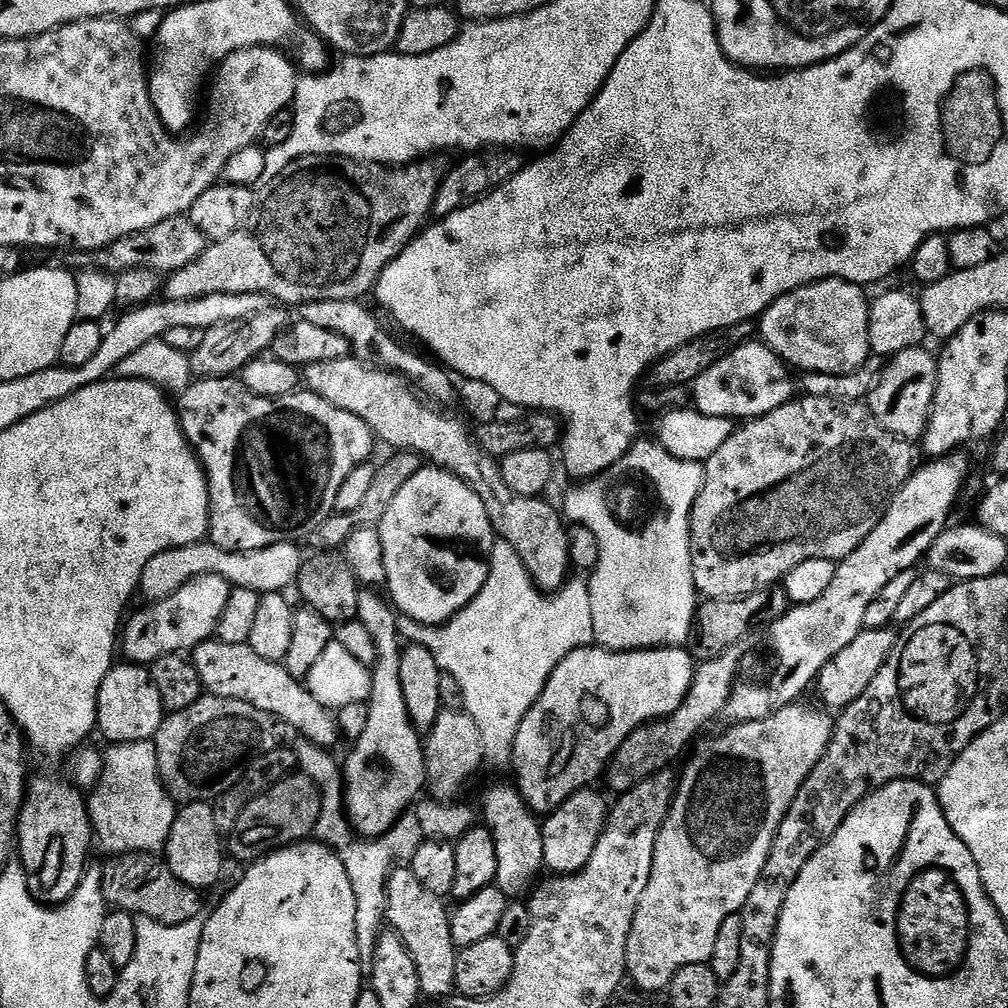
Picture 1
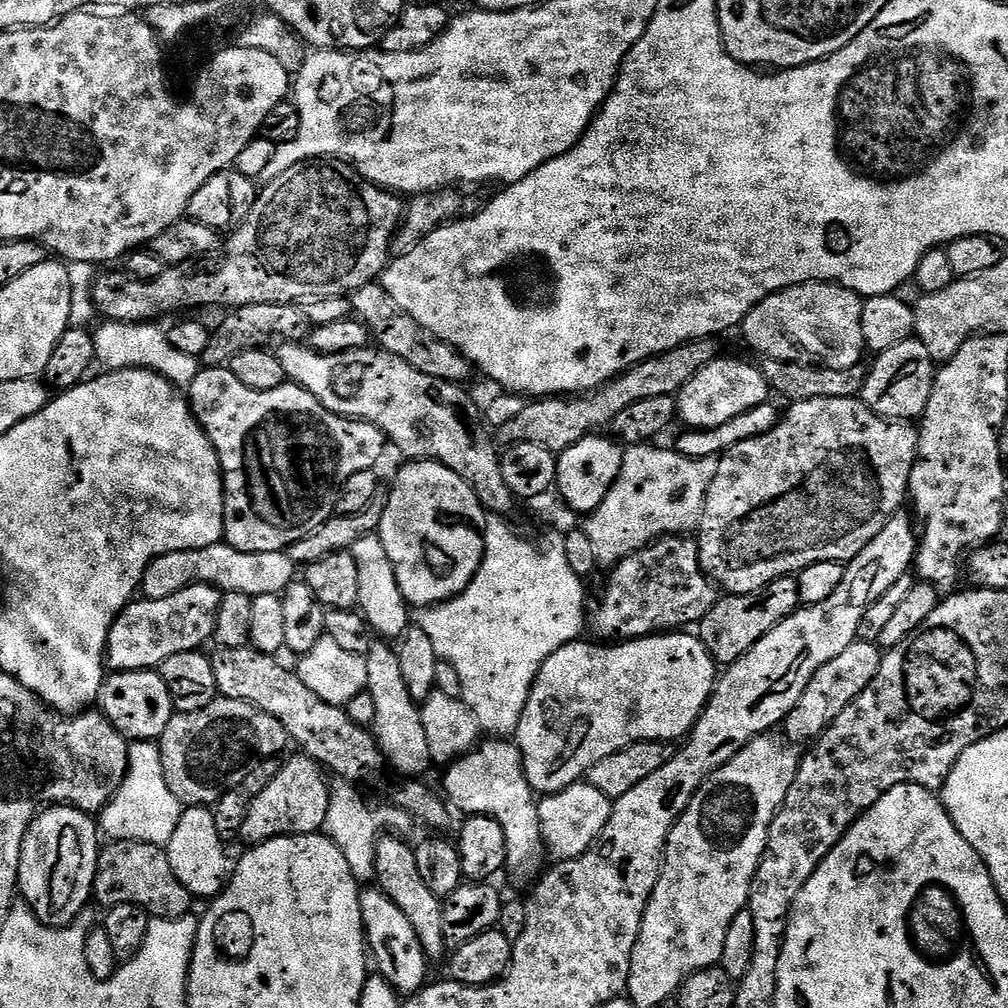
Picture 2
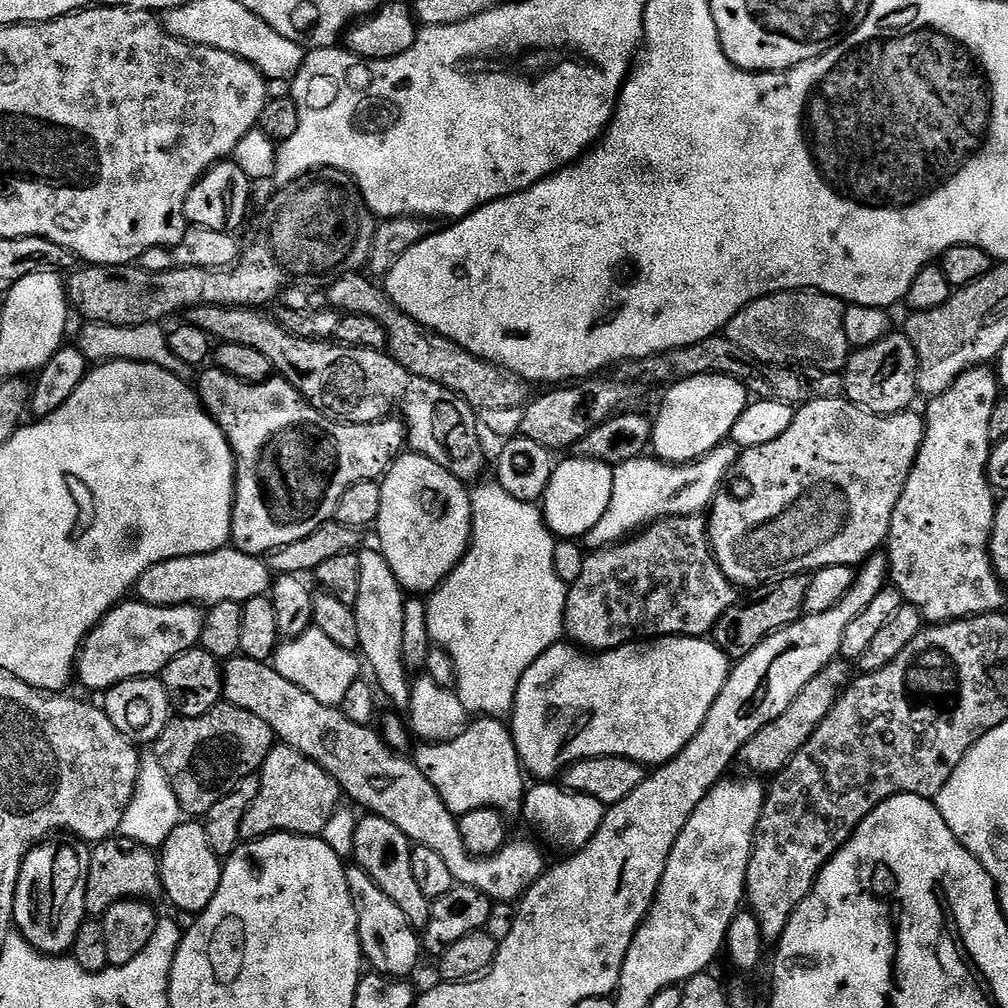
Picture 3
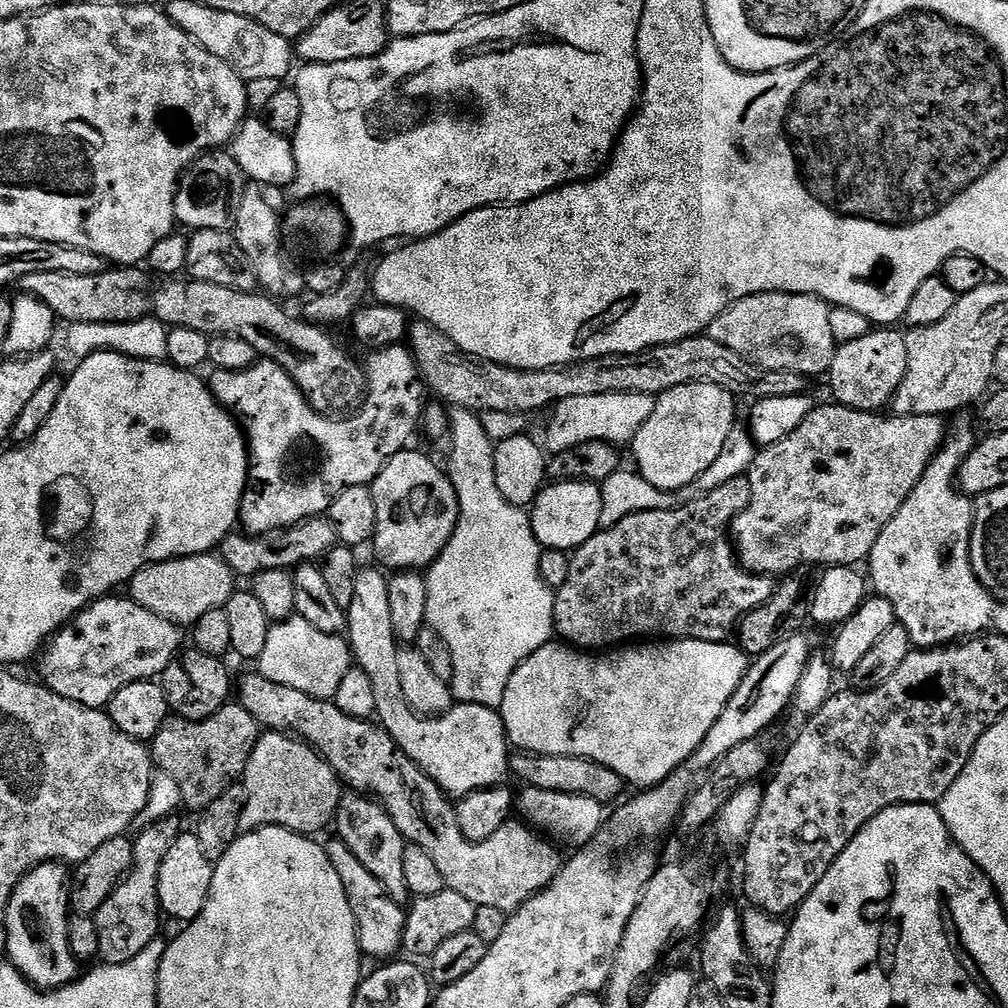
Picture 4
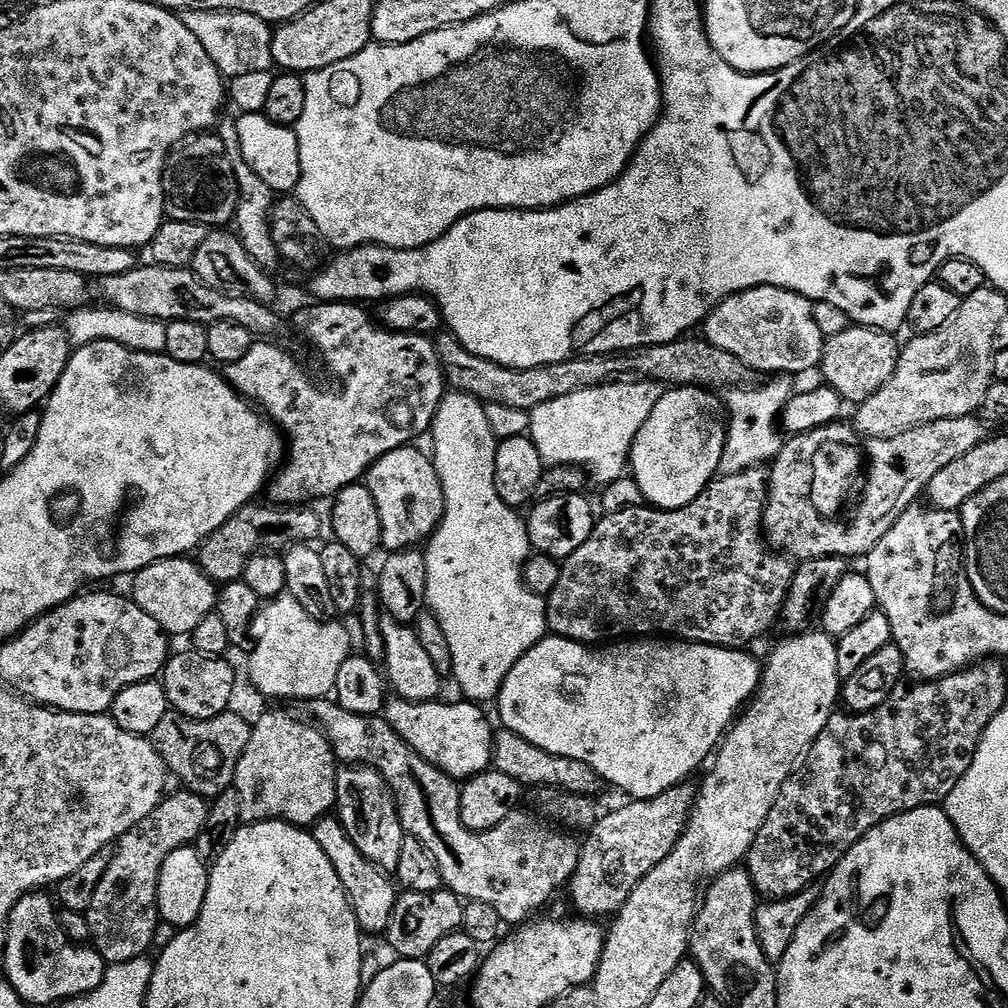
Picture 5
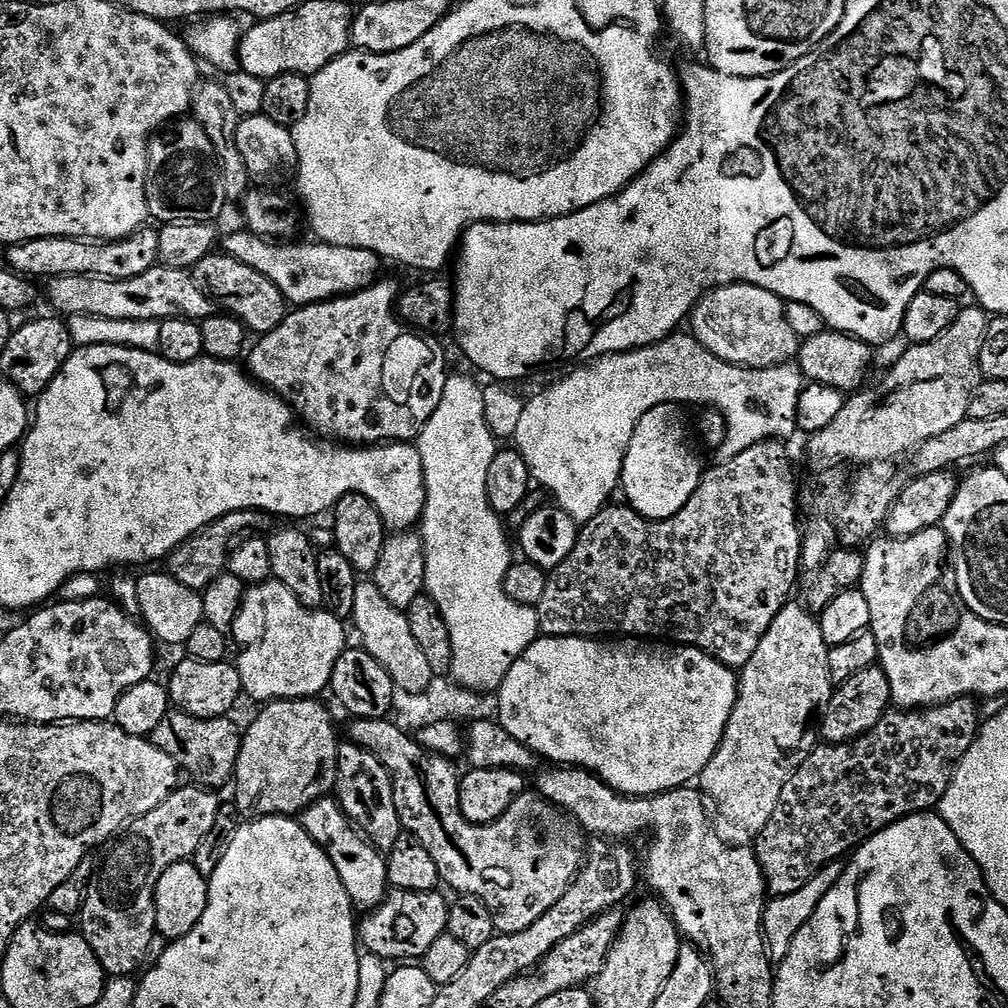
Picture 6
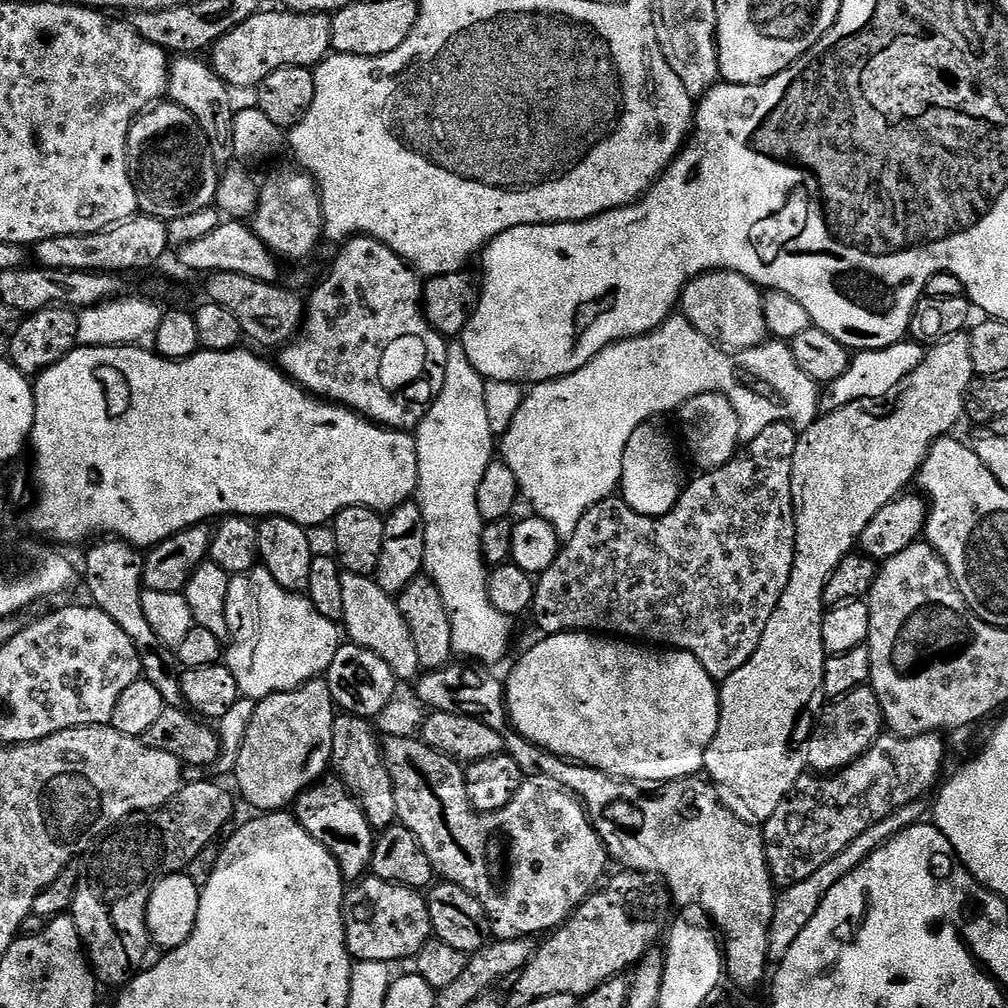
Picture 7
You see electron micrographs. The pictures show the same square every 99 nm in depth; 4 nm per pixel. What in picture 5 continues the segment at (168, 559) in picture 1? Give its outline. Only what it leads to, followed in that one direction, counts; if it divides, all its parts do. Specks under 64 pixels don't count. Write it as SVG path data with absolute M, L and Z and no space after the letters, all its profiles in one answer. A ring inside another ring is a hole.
M188 558L159 560L135 573L131 581L131 599L135 600L142 610L146 610L146 614L150 614L150 618L154 618L154 622L158 622L164 633L172 638L187 637L196 629L198 622L202 622L204 616L213 615L216 607L217 585L190 561Z

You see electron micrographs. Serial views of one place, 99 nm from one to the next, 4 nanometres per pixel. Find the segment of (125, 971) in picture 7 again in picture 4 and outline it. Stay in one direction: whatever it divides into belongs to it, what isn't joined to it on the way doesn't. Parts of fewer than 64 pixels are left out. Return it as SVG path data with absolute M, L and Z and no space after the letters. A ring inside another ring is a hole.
M173 814L166 820L153 820L140 832L140 837L135 837L132 849L134 850L134 862L127 876L112 891L110 898L106 898L106 902L102 902L102 906L97 910L94 917L98 930L98 942L100 943L99 959L106 964L121 964L122 962L130 962L130 958L134 958L134 954L142 954L142 950L146 950L146 946L150 946L152 940L157 939L160 933L160 920L162 921L162 909L160 899L158 898L158 874L162 862L166 858L166 850L170 850L173 842L182 835L180 828L179 815Z

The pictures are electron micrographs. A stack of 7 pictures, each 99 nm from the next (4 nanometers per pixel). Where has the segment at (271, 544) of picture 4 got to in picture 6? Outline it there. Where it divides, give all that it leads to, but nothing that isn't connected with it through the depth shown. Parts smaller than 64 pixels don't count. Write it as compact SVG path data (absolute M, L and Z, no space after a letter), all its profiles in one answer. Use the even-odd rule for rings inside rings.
M259 510L226 514L222 518L210 522L205 528L200 528L189 540L178 545L166 558L166 571L169 576L182 582L190 590L203 593L204 589L210 586L210 582L225 575L228 556L237 541L245 534L260 534L265 531L263 528L271 529L272 523L274 524L273 517L269 513Z

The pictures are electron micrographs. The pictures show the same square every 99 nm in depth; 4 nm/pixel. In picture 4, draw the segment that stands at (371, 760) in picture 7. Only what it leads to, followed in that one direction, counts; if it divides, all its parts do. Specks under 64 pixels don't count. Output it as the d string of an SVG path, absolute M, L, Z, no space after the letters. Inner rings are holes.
M355 790L345 791L336 811L335 828L335 835L346 842L346 846L350 846L354 858L358 858L358 862L362 862L362 866L366 866L366 870L370 870L370 874L378 878L378 882L382 882L389 890L404 888L406 874L402 871L402 854L406 841L398 826L394 826L394 818L390 818L379 799Z

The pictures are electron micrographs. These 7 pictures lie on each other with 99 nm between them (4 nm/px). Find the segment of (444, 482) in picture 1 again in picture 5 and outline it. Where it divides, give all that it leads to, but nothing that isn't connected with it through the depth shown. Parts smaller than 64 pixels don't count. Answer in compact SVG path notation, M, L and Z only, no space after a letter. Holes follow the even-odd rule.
M405 446L378 458L366 477L370 494L374 494L374 502L378 502L378 510L382 518L382 538L380 543L385 553L402 552L423 545L432 531L444 517L444 495L435 466L432 465L427 451L419 452L416 446Z

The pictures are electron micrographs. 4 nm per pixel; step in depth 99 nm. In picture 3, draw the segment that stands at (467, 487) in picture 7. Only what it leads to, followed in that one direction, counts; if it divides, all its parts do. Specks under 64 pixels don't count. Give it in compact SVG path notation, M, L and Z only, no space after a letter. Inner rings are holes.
M481 483L479 485L481 488L476 493L473 491L470 496L472 499L472 541L468 543L468 552L460 560L460 565L440 584L440 587L427 597L426 626L432 635L433 645L444 649L452 658L455 668L454 691L460 697L464 709L477 717L504 718L512 711L516 701L518 682L522 682L522 674L526 674L526 670L530 670L532 663L546 650L550 650L552 645L565 635L564 607L568 597L568 588L556 573L554 550L556 549L557 537L553 536L552 531L548 529L543 511L538 510L535 503L519 500L510 494L506 494L506 490L498 483L483 484Z

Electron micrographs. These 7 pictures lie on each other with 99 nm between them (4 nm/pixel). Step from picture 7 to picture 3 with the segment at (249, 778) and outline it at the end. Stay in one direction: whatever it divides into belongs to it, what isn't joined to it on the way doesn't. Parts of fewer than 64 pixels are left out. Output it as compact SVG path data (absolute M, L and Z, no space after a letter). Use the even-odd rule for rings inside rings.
M287 746L273 747L258 773L260 789L248 812L242 818L240 839L259 840L273 832L294 832L298 836L320 836L326 822L342 804L342 793L336 779L313 760Z

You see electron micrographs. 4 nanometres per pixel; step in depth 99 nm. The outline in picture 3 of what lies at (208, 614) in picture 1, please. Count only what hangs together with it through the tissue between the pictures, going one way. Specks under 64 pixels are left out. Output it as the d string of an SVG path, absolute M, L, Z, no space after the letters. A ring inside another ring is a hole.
M121 602L110 609L80 645L75 675L97 694L139 676L159 677L178 654L197 647L202 638L205 613L194 604L154 606Z

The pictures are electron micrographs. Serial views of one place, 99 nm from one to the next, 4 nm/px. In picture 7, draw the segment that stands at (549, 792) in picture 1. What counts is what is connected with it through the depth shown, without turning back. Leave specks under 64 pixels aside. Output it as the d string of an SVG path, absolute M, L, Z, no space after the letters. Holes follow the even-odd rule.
M560 632L556 636L545 635L516 665L506 679L506 699L508 701L508 718L511 727L527 738L532 744L545 748L565 760L579 762L602 770L611 776L619 776L621 780L634 780L648 784L664 784L667 780L677 780L697 775L703 769L706 750L718 730L720 717L720 689L717 681L694 658L694 654L682 652L667 646L645 646L628 638L613 638L608 634L590 632Z

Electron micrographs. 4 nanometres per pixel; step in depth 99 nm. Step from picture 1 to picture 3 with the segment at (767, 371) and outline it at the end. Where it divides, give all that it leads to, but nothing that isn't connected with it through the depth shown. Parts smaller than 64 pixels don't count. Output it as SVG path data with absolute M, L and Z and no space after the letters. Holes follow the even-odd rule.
M695 376L677 380L668 389L660 404L660 413L652 420L651 451L665 464L686 465L706 457L709 452L717 451L723 440L727 441L734 430L734 422L748 407L750 393L740 381L729 376Z

